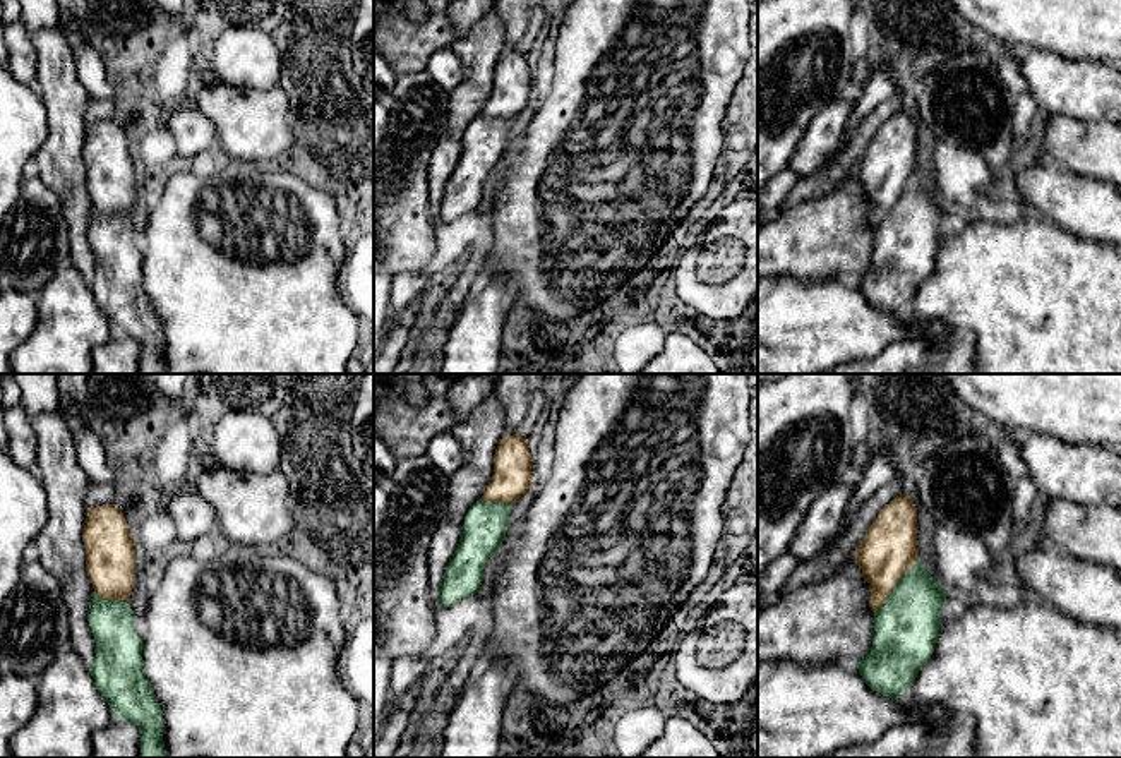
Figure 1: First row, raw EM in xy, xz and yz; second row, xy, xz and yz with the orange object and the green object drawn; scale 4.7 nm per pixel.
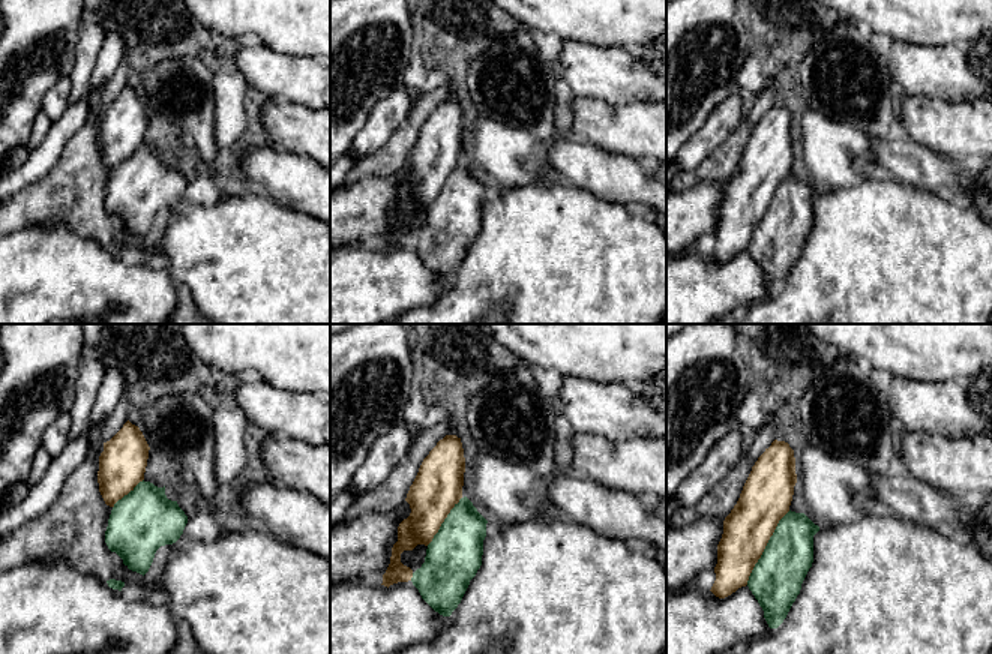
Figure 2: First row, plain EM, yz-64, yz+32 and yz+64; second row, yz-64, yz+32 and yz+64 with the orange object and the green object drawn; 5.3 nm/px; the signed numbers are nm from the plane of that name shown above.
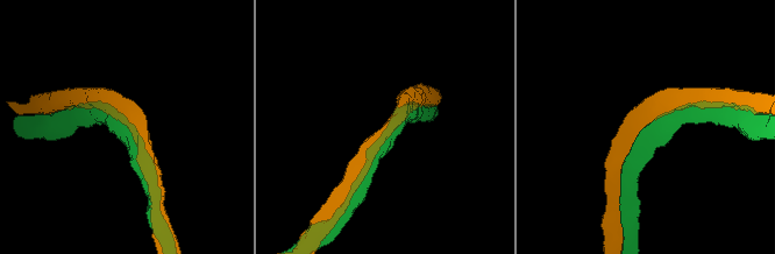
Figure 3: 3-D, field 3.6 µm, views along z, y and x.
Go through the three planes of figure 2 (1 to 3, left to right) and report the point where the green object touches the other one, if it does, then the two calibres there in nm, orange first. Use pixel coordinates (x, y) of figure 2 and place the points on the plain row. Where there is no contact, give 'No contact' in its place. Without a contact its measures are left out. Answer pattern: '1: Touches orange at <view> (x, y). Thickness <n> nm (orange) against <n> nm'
1: Touches orange at yz-64 (126, 158). Thickness 260 nm (orange) against 340 nm
2: Touches orange at yz+32 (443, 185). Thickness 260 nm (orange) against 300 nm
3: Touches orange at yz+64 (764, 212). Thickness 260 nm (orange) against 280 nm

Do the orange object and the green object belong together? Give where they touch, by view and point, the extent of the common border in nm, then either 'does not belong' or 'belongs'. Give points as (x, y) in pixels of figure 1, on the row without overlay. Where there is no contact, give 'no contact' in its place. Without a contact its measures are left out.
yz (895, 201) | 340 nm | belongs

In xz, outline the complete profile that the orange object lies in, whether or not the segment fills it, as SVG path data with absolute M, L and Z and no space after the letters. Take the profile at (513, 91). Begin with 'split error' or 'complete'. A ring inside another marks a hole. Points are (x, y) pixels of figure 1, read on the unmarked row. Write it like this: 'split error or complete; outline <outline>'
split error; outline M519 48L502 53L494 70L494 91L466 129L458 165L439 204L441 223L475 211L483 197L483 182L497 168L509 142L511 120L533 101L530 55Z

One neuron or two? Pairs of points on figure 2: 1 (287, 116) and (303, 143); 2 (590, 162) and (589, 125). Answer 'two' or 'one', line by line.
1: one
2: two

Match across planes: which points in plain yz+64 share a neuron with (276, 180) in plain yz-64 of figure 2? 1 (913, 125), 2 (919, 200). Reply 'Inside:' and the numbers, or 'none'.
Inside: none

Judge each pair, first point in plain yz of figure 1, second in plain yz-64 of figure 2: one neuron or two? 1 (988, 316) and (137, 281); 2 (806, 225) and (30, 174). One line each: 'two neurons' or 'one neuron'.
1: two neurons
2: two neurons

